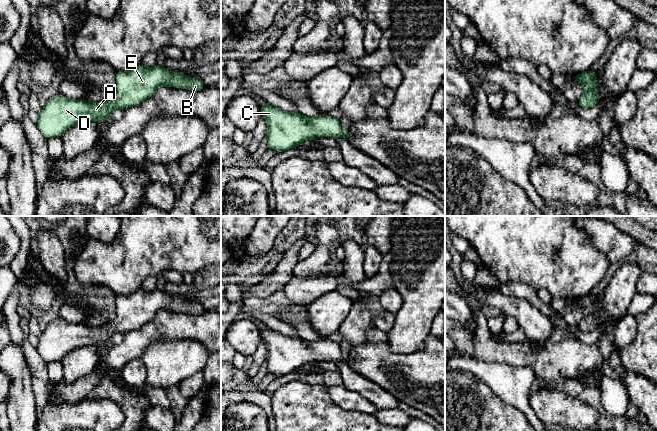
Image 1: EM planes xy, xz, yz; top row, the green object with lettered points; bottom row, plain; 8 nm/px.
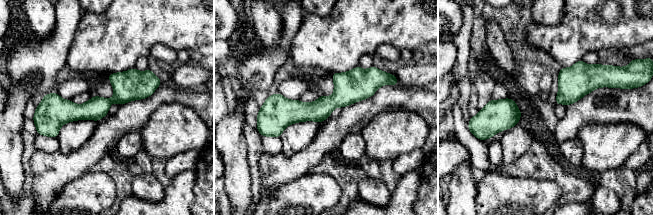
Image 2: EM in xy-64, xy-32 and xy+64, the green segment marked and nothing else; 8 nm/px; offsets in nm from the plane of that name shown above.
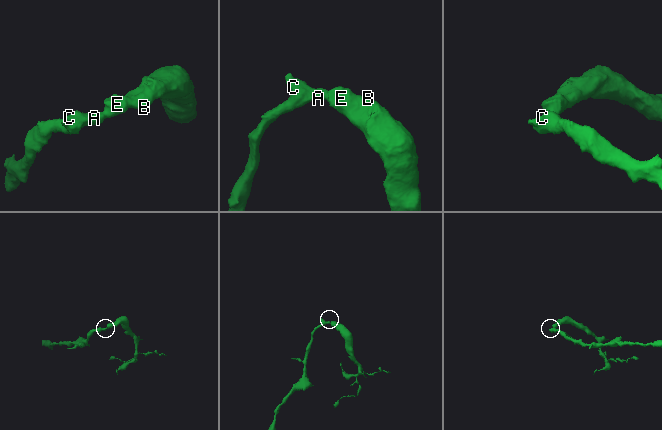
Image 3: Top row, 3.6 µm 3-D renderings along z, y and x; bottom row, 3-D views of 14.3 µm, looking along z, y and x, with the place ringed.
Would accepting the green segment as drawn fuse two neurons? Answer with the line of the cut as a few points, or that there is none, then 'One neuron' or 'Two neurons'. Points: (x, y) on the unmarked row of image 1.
No split. One neuron

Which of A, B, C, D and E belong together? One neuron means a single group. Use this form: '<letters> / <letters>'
A B C D E

